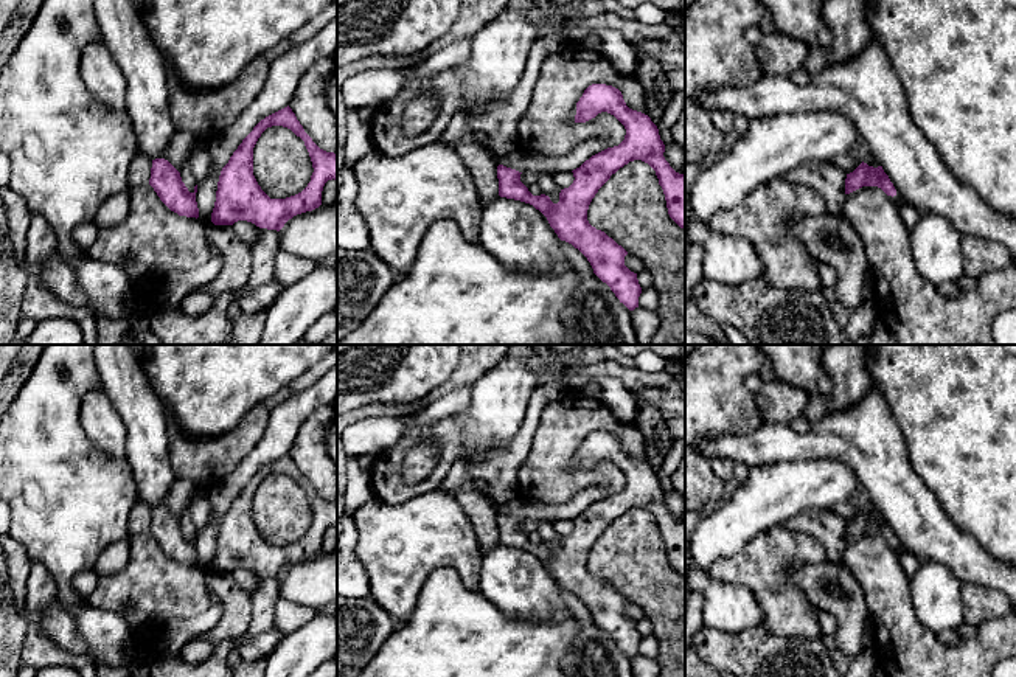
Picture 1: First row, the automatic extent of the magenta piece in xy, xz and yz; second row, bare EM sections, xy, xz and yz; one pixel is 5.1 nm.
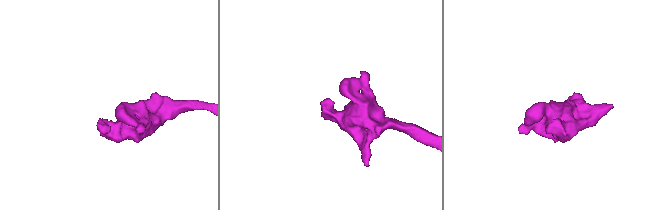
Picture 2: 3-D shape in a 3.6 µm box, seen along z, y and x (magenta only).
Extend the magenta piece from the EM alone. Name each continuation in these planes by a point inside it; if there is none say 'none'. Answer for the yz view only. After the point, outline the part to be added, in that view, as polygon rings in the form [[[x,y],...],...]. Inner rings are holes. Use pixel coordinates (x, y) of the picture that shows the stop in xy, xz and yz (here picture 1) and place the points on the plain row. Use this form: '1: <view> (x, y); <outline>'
none

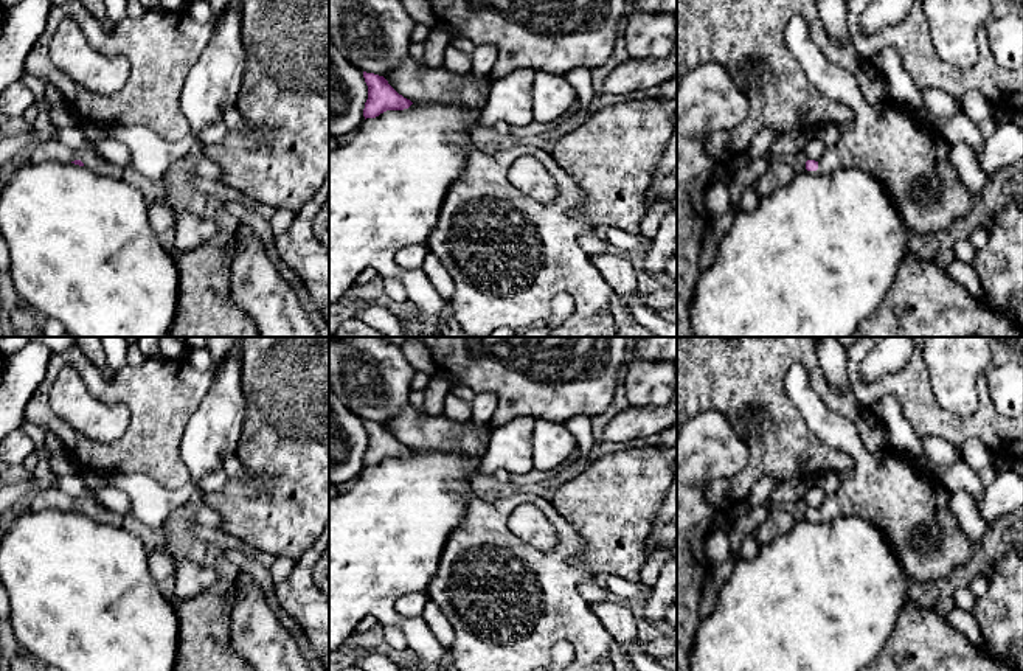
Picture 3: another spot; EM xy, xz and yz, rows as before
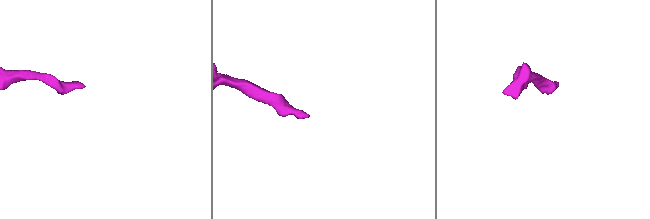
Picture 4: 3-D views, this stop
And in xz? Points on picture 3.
none

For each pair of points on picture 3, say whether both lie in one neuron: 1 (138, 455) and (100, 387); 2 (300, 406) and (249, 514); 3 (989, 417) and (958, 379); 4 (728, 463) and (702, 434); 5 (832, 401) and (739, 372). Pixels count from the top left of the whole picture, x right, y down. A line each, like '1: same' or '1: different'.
1: same
2: same
3: different
4: same
5: same

